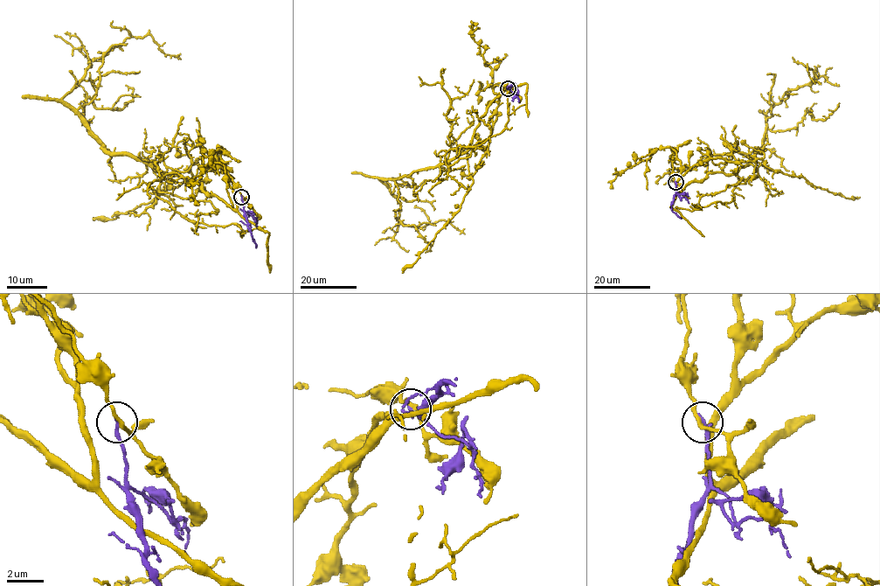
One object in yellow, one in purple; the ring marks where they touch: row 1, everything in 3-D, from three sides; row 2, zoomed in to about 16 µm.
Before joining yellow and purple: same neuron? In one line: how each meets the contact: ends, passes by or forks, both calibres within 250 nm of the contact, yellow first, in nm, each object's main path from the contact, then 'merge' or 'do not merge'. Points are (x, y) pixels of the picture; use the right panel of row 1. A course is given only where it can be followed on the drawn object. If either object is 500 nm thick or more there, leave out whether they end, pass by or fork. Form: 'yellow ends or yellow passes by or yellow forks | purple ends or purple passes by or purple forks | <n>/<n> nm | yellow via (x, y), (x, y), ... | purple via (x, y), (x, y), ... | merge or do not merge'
yellow passes by | purple ends | 180/220 nm | yellow via (675, 182), (676, 159), (676, 191), (734, 173), (762, 148), (766, 113), (813, 82), (807, 67), (821, 84) | purple via (675, 182), (676, 192), (671, 207), (681, 218) | do not merge

